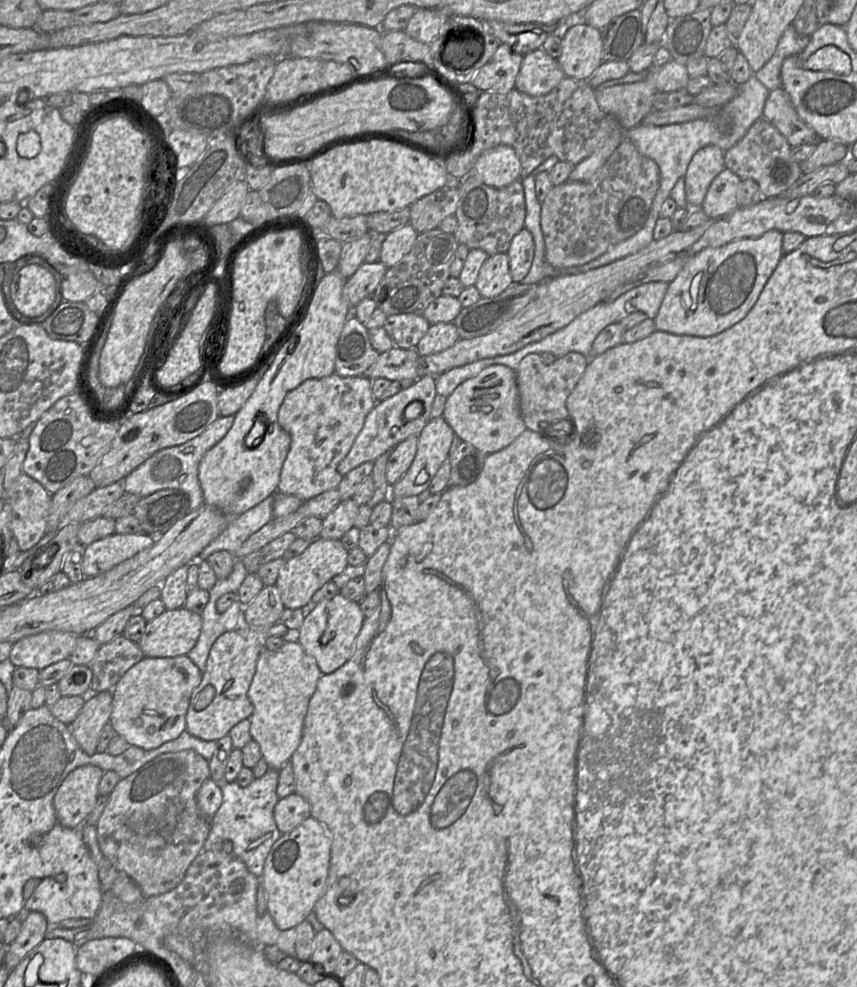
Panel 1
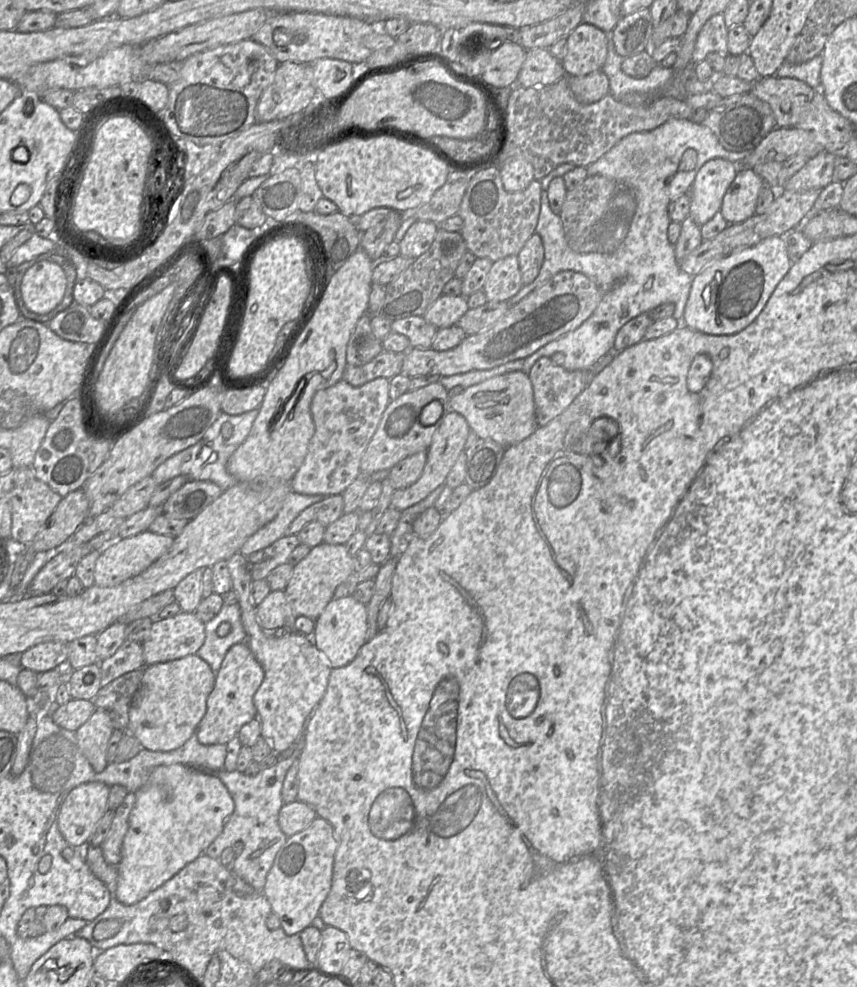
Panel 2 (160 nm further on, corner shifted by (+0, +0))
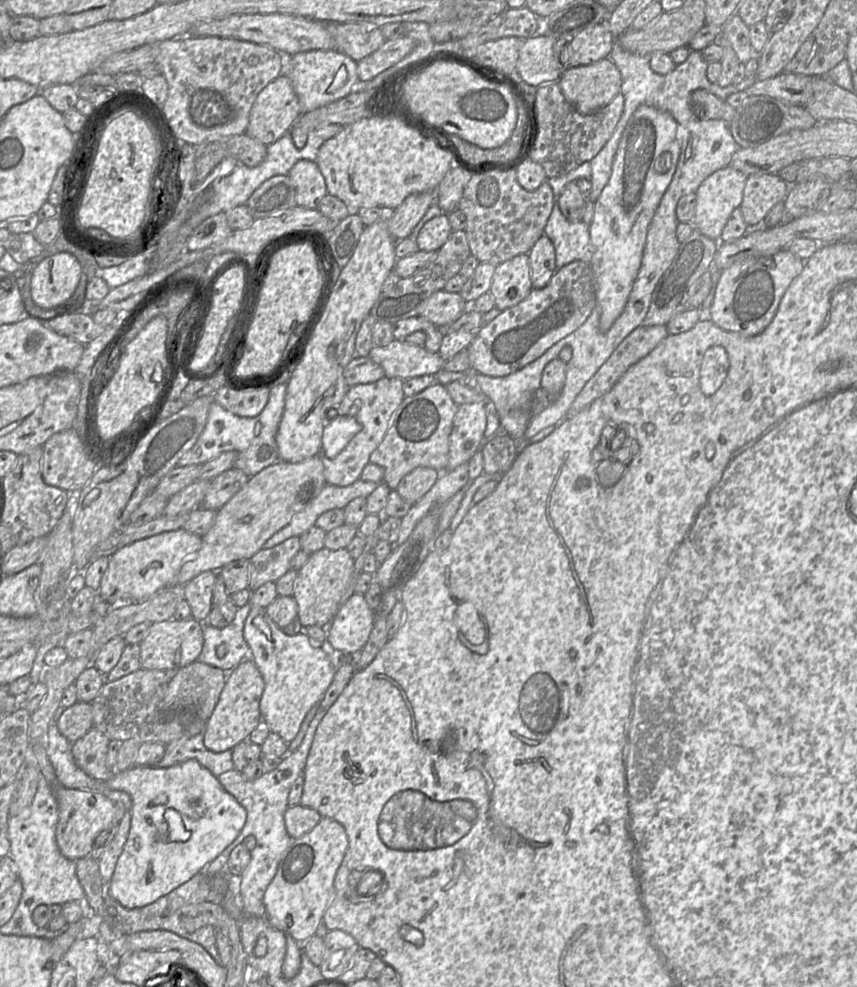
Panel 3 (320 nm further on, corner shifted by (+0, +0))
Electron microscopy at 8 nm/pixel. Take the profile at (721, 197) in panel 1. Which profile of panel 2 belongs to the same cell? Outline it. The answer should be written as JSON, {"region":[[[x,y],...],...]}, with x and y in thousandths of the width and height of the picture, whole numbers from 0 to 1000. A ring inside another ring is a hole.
{"region":[[[862,169],[860,177],[844,200],[840,215],[851,227],[865,226],[882,215],[891,182],[877,170]]]}

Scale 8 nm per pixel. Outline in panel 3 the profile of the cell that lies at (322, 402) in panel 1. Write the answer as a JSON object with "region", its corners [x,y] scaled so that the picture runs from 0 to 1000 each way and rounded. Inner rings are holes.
{"region":[[[448,381],[434,388],[406,392],[394,411],[393,418],[394,420],[413,424],[420,430],[421,435],[390,464],[383,464],[377,456],[371,458],[370,462],[378,471],[378,482],[382,490],[403,493],[420,484],[425,473],[431,469],[432,461],[449,442],[457,419],[471,403],[470,385],[462,382]]]}

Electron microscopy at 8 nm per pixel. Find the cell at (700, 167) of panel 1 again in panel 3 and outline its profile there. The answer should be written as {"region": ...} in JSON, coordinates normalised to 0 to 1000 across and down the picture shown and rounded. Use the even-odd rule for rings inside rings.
{"region":[[[852,168],[825,179],[811,195],[810,231],[839,245],[853,216],[866,206],[872,179]]]}

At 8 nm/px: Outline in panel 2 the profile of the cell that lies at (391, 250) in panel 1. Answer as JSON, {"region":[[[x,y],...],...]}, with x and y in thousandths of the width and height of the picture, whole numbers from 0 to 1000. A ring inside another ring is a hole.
{"region":[[[485,224],[466,246],[466,258],[481,262],[490,260],[502,251],[511,233],[512,227],[503,224]]]}

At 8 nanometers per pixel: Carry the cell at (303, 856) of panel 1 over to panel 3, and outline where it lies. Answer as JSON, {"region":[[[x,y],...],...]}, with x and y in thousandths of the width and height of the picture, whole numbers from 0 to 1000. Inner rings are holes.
{"region":[[[376,828],[370,836],[340,854],[313,897],[307,915],[310,930],[323,942],[354,956],[369,946],[390,907],[390,890],[406,858],[403,839],[387,829]]]}

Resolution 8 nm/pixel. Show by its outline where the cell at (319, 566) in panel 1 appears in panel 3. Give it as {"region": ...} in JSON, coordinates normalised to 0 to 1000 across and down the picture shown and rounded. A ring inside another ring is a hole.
{"region":[[[376,555],[362,562],[361,567],[348,579],[343,592],[342,606],[348,613],[347,627],[355,636],[373,634],[382,636],[396,616],[398,606],[417,588],[415,570],[404,555],[385,557]]]}

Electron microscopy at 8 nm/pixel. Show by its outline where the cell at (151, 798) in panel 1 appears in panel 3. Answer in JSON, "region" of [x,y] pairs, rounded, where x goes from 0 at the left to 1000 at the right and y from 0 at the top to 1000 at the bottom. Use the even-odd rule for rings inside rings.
{"region":[[[146,822],[144,829],[137,836],[135,843],[130,852],[120,859],[114,870],[117,888],[123,896],[127,896],[132,888],[134,877],[148,852],[153,836],[153,823]]]}

